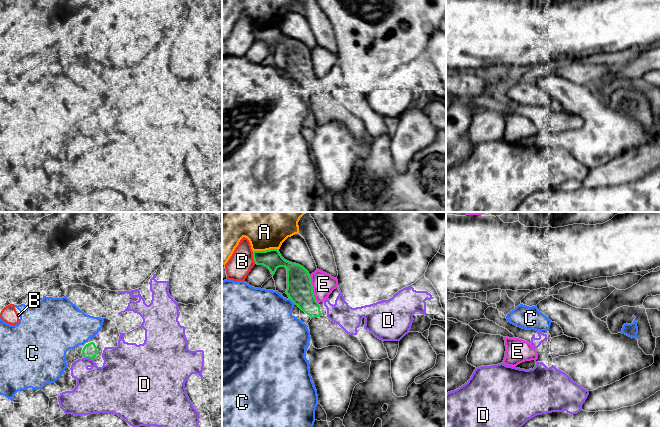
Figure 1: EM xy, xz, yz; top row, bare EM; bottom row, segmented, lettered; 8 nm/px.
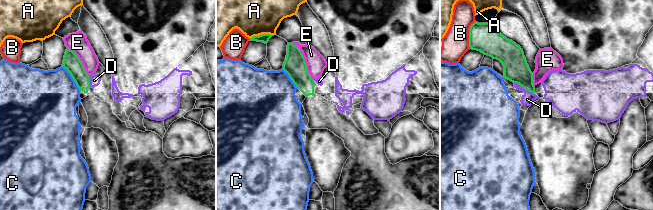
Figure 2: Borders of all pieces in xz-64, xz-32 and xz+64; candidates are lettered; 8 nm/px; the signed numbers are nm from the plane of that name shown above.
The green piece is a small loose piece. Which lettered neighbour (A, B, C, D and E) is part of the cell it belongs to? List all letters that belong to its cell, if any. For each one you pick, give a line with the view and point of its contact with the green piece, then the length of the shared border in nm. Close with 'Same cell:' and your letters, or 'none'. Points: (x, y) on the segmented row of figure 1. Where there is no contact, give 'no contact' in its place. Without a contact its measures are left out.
Same cell: none

